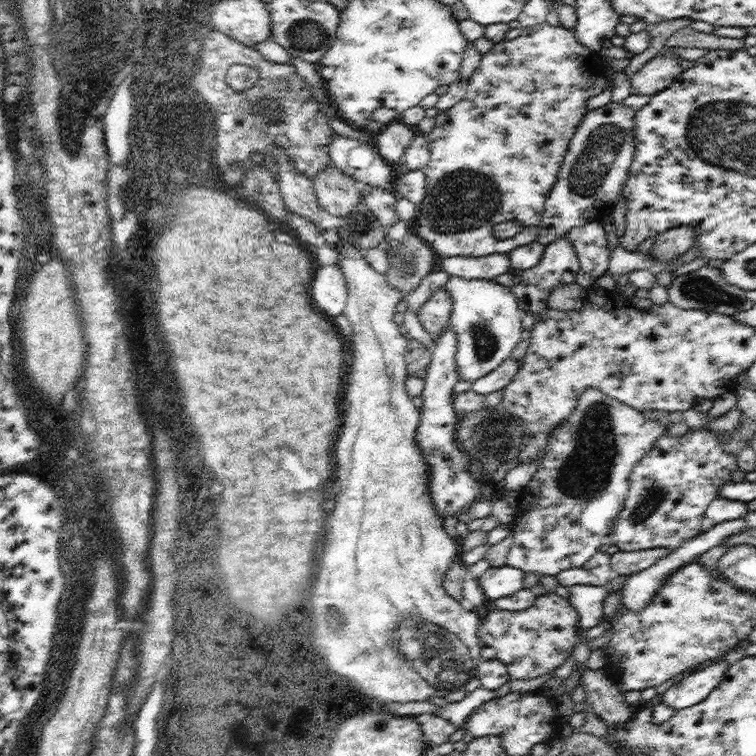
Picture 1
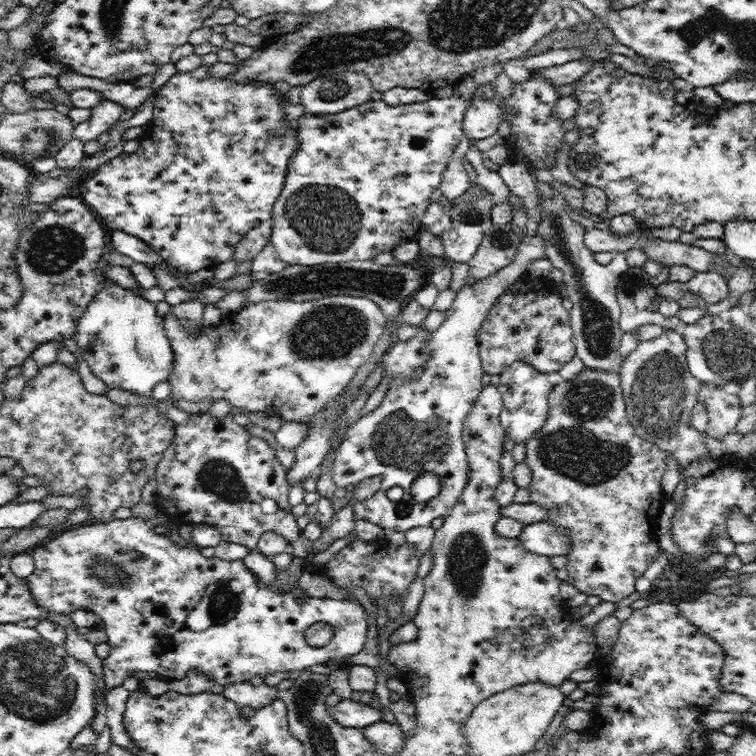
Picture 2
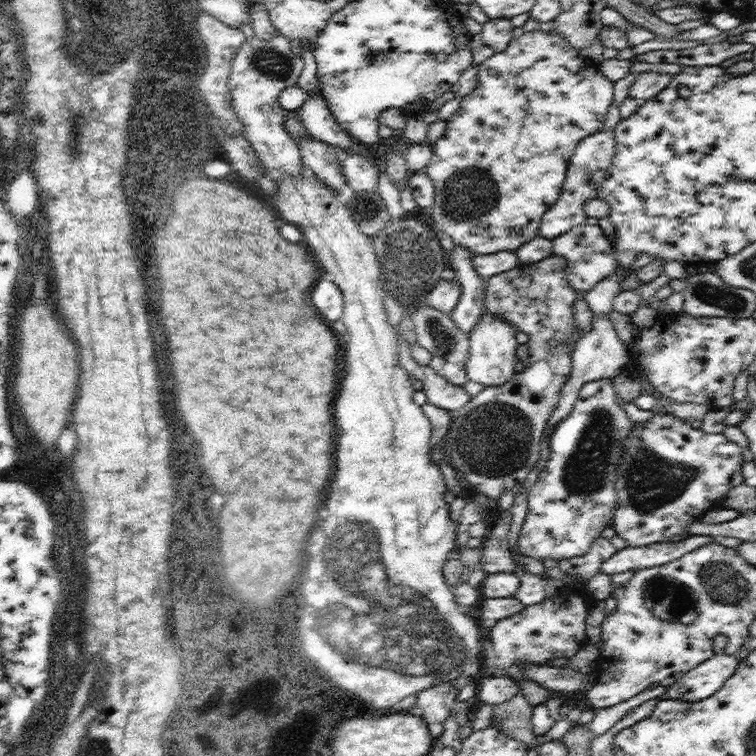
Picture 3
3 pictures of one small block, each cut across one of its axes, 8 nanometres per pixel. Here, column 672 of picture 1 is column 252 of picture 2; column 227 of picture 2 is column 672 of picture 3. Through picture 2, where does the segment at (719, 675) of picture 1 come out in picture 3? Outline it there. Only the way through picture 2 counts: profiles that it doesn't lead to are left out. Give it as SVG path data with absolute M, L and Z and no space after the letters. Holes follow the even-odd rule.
M725 634L713 636L711 646L713 646L713 658L705 660L697 668L689 670L689 674L685 674L681 680L671 684L665 696L661 696L663 700L665 698L689 700L689 702L705 700L711 694L715 694L725 684L725 680L729 680L735 674L739 660L735 656L725 654L727 636Z

